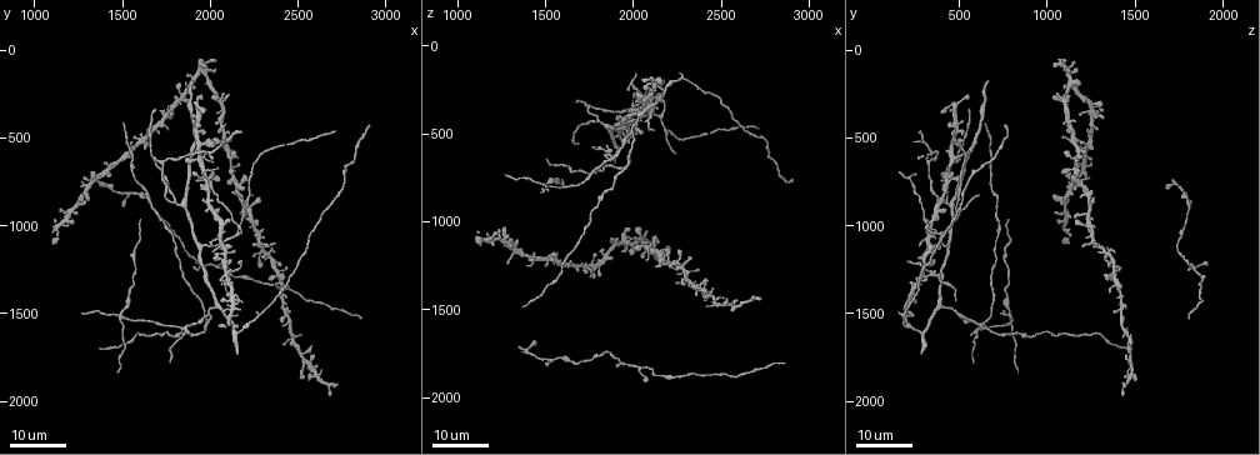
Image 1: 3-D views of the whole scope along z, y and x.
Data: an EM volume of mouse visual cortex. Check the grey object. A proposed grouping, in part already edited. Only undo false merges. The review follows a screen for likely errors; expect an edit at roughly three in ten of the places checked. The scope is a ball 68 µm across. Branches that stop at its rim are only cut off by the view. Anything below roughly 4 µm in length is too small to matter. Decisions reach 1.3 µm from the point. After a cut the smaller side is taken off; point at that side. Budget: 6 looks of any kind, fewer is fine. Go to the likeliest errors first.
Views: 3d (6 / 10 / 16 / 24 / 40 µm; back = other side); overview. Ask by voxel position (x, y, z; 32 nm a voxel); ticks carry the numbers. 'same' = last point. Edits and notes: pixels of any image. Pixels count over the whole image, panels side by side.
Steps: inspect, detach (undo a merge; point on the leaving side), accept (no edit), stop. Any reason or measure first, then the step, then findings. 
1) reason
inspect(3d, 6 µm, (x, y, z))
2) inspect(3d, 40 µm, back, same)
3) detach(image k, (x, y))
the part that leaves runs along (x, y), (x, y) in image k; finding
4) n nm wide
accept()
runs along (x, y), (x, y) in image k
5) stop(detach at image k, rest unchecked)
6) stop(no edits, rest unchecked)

four arms meet
inspect(3d, 24 µm, (1500, 1500, 800))

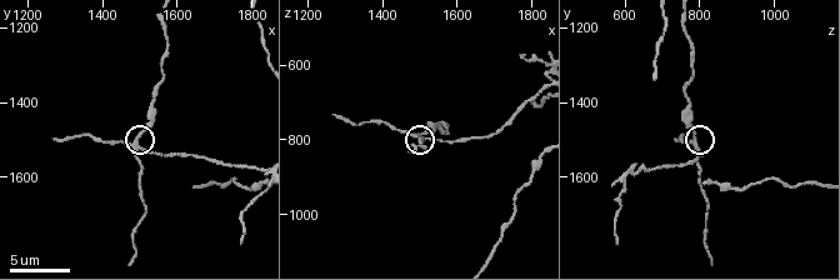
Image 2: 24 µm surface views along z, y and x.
inspect(3d, 10 µm, (1480, 1510, 780))

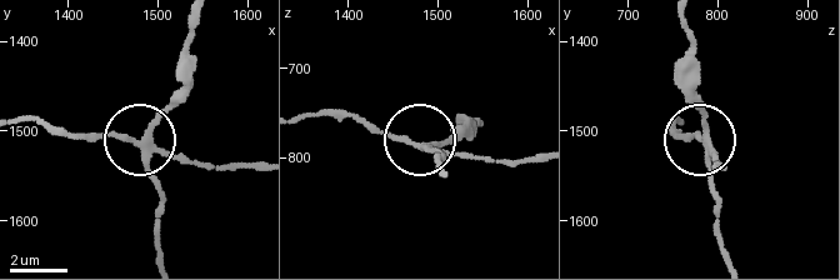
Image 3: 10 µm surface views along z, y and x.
210 nm wide
detach(image 3, (159, 188))
the part that leaves runs along (143, 144), (148, 125), (184, 83), (191, 25) in image 3; a second neuron is stuck on

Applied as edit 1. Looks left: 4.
two arms in line, one across
inspect(3d, 16 µm, (1960, 1560, 600))

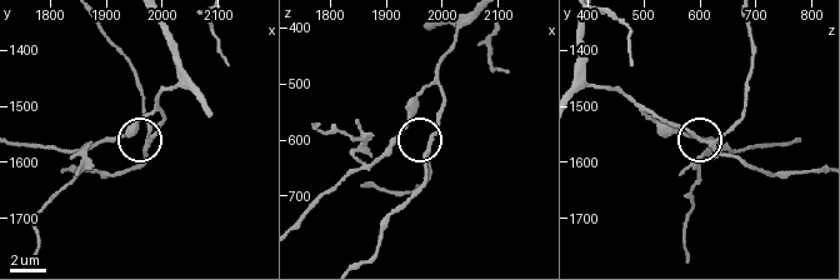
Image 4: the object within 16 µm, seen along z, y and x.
zoom in
inspect(3d, 10 µm, (1975, 1565, 625))

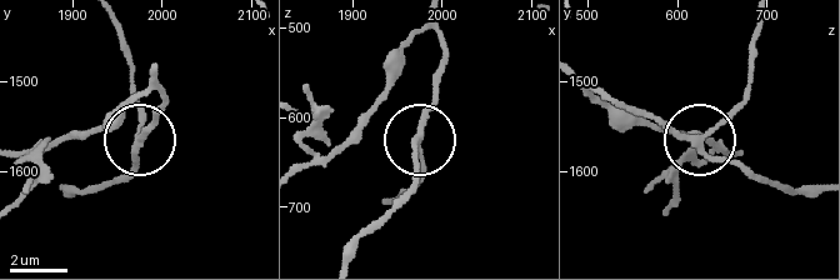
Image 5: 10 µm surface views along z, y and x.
3 arms
accept()
continuous, no second neuron

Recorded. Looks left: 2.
a fork
inspect(3d, 24 µm, (1980, 1500, 500))

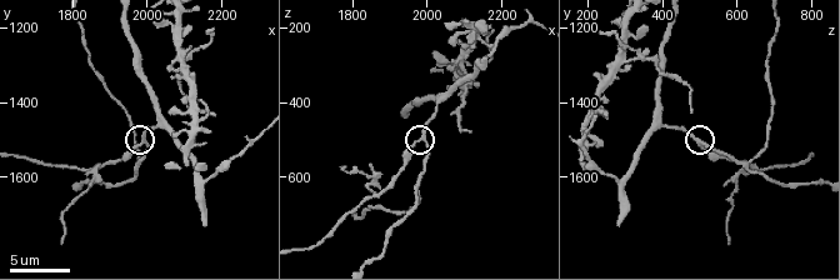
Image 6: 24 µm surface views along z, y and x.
inspect(3d, 6 µm, (1980, 1510, 500))

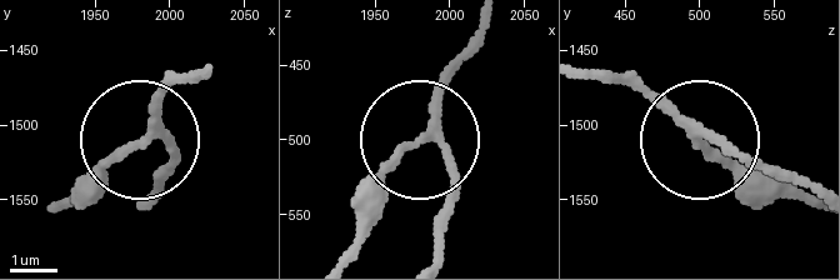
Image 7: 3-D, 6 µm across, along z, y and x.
180 nm wide
accept()
runs along (211, 68), (179, 76), (151, 128), (71, 195) in image 7; continuous, no second neuron

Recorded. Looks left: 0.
stop(detach at image 3, rest unchecked)

